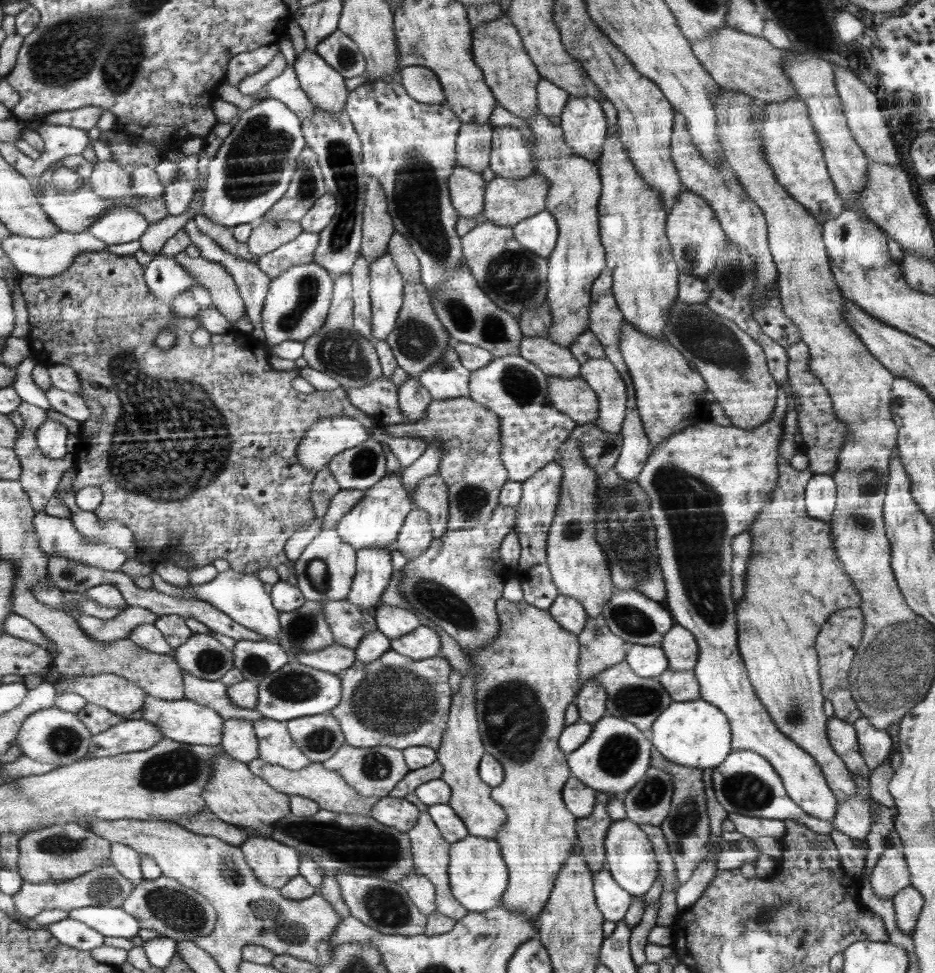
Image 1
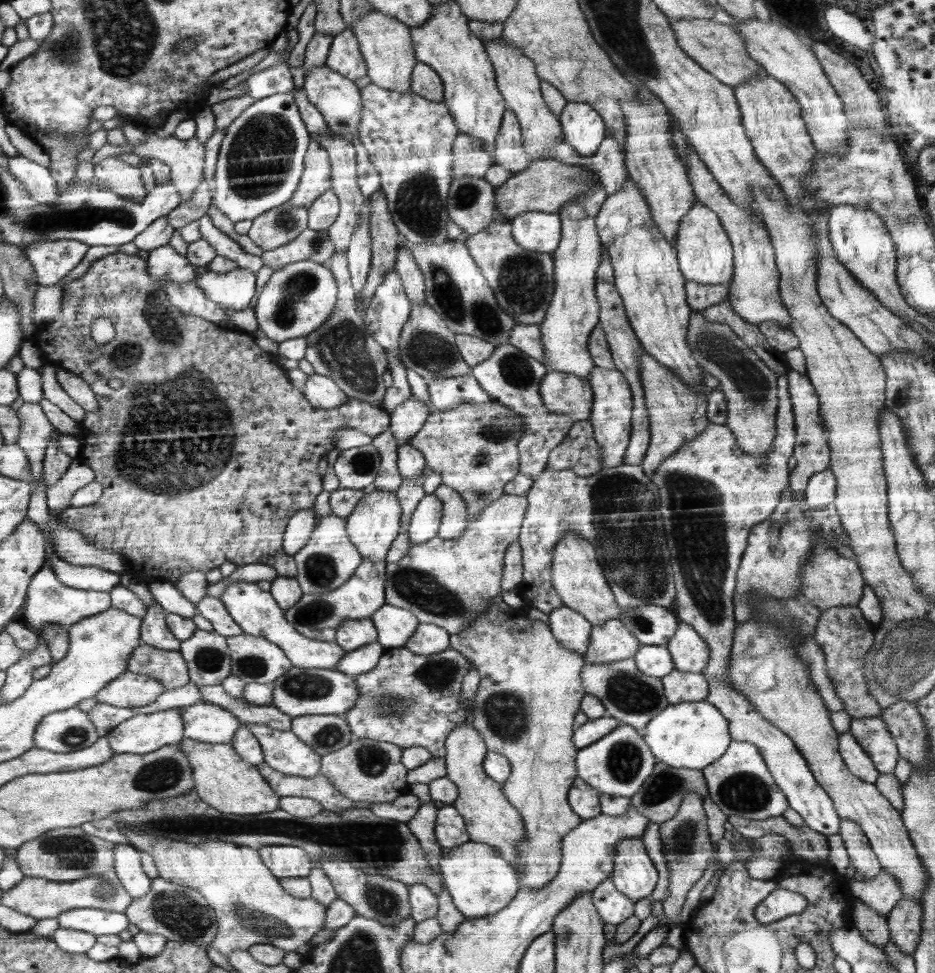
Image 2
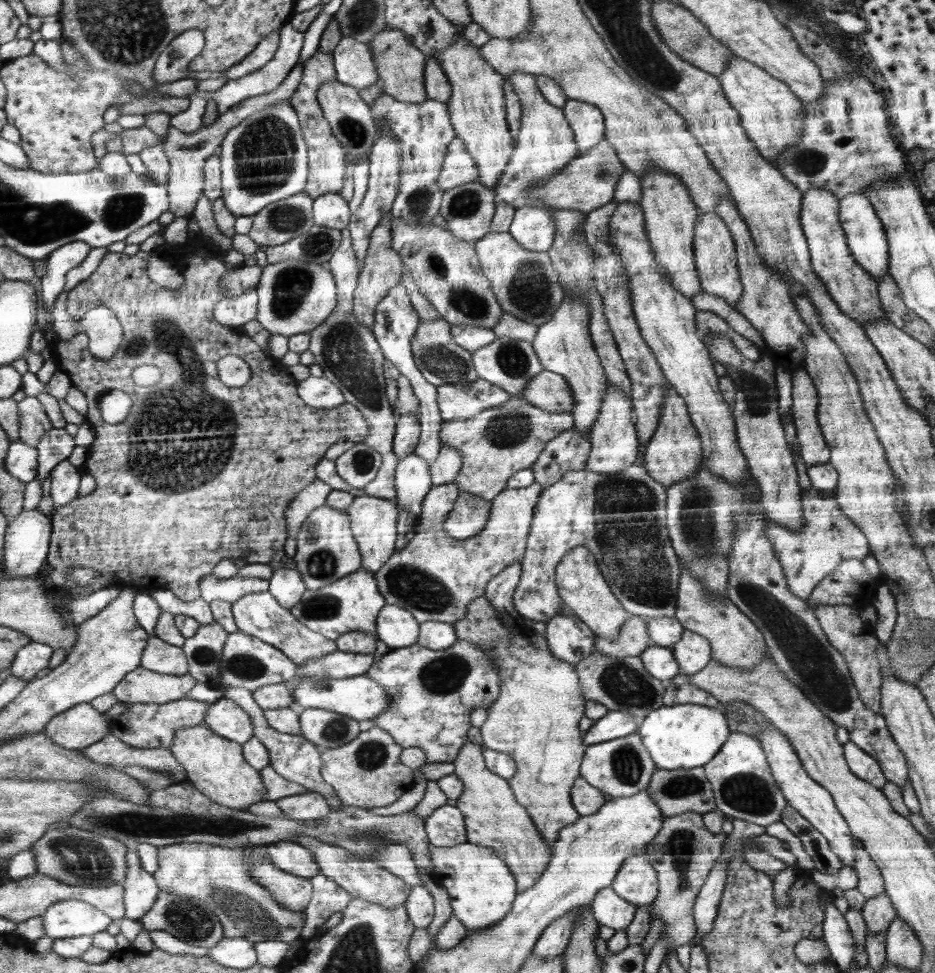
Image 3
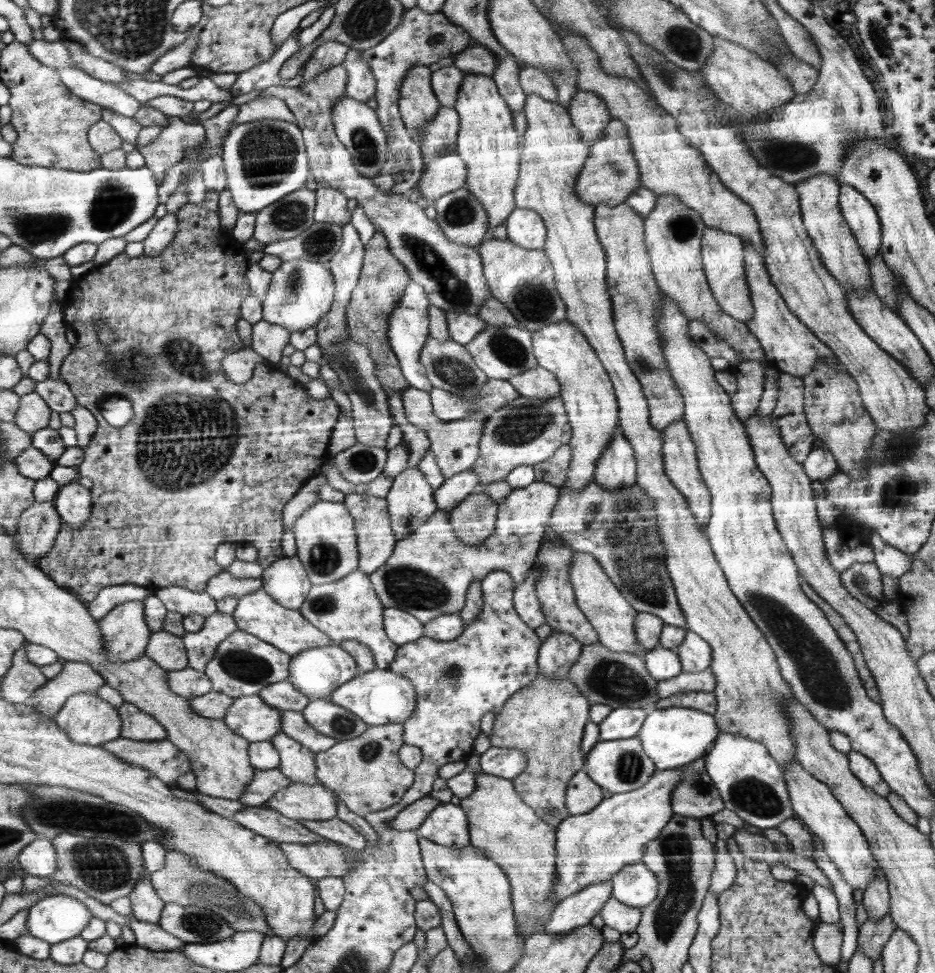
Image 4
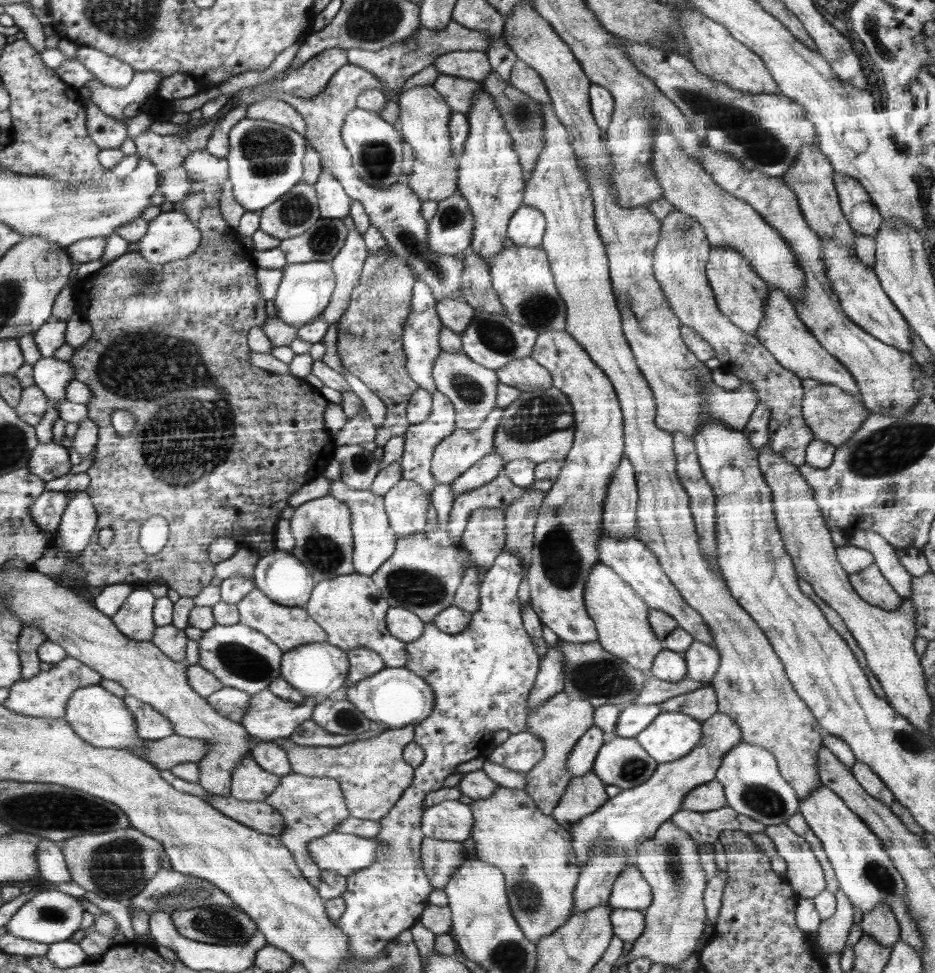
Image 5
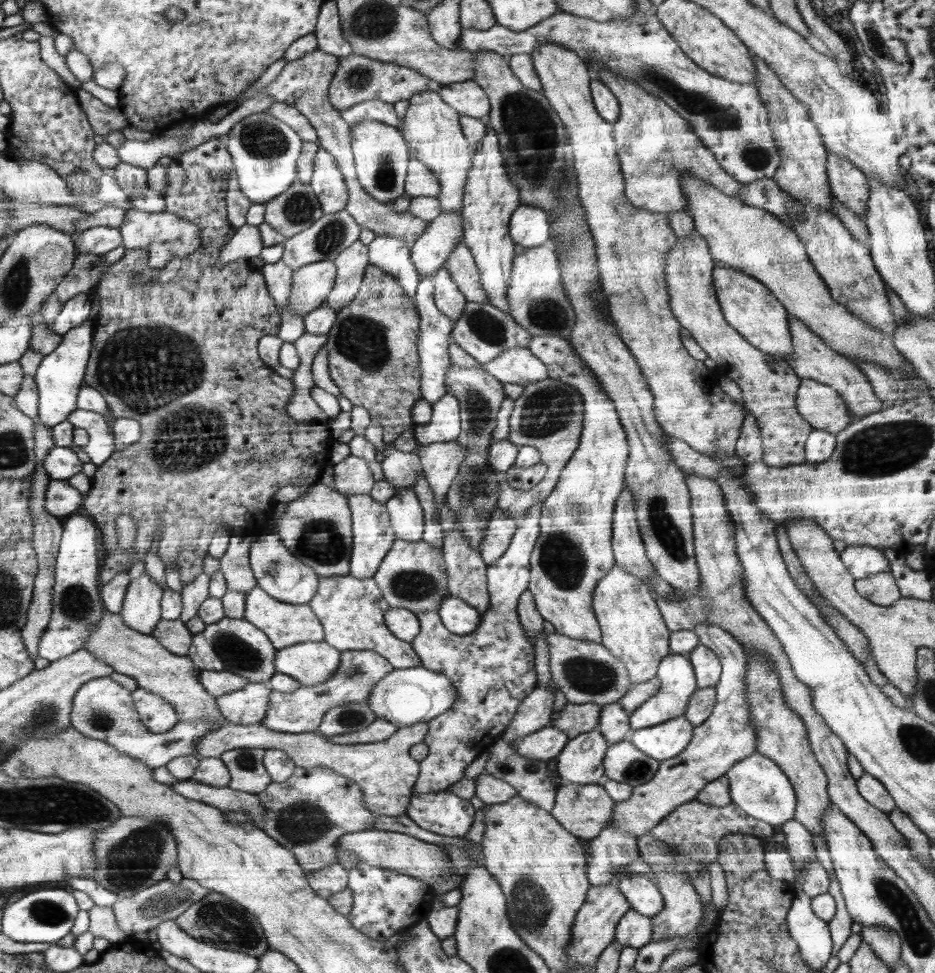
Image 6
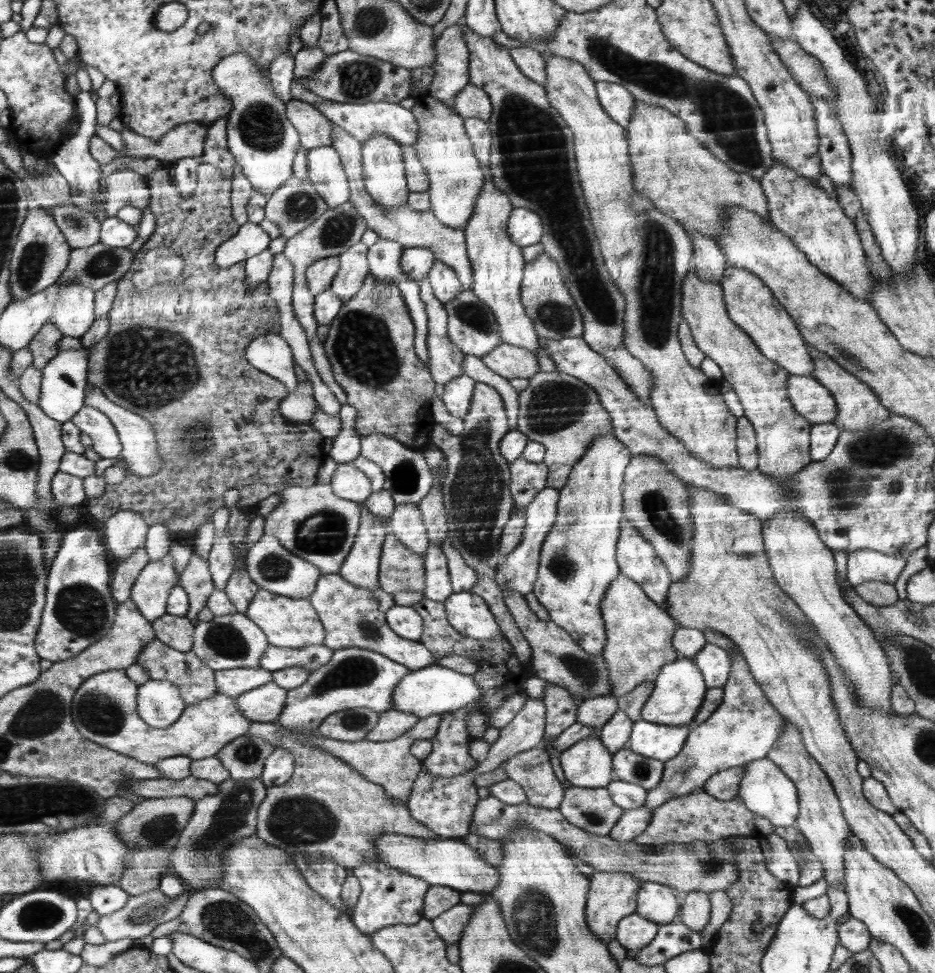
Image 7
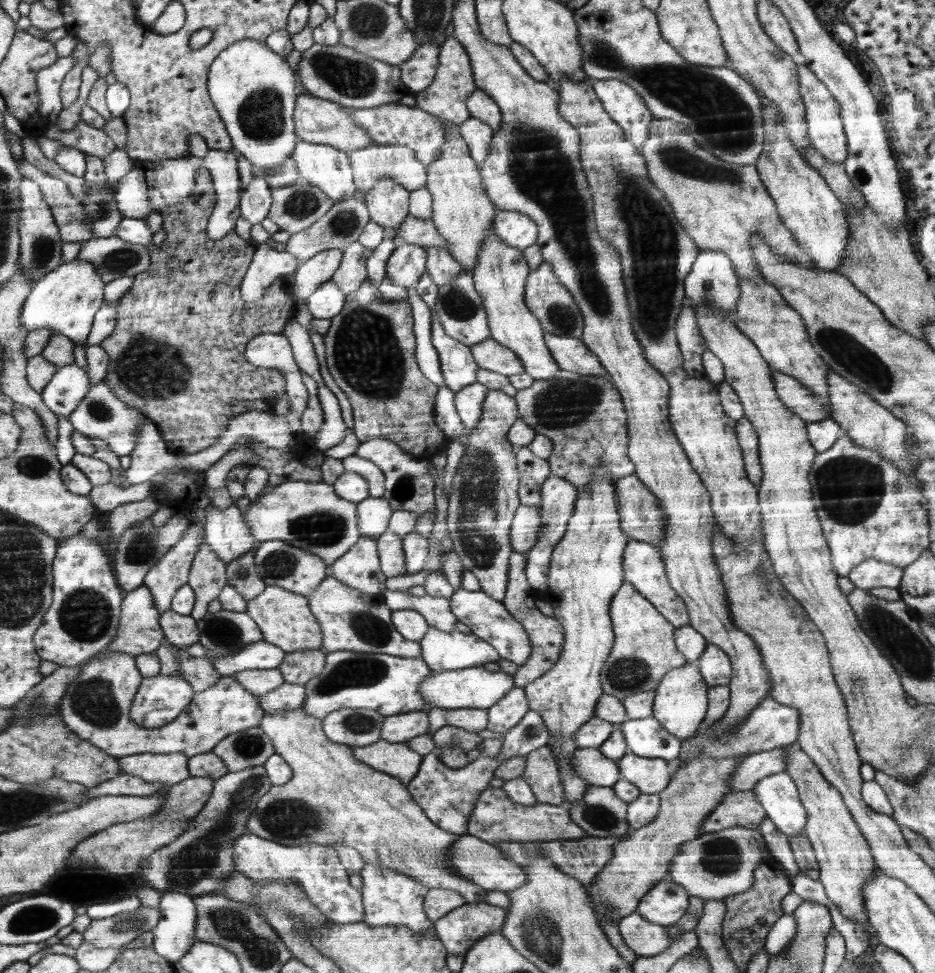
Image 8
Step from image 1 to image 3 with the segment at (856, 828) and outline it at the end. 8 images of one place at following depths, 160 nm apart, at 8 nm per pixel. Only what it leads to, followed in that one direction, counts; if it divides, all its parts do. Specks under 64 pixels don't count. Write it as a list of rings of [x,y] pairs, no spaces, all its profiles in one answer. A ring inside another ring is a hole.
[[[854,837],[854,842],[856,843],[856,862],[853,870],[857,873],[857,889],[867,899],[871,899],[885,890],[884,880],[878,866],[870,858],[867,850],[863,849],[861,840]]]

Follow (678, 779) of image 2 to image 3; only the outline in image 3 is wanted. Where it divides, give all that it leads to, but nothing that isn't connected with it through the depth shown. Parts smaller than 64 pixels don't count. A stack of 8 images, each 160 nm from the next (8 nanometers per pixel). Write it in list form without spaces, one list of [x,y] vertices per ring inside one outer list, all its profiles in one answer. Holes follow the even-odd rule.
[[[702,767],[688,770],[658,768],[646,789],[650,790],[656,804],[659,804],[664,818],[686,812],[703,816],[716,810],[714,793]]]

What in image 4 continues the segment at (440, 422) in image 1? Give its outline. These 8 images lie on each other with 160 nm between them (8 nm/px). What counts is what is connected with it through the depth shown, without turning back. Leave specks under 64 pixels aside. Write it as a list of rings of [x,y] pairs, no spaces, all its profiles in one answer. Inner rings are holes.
[[[520,395],[512,403],[488,415],[478,443],[479,455],[471,468],[479,474],[478,488],[505,480],[516,466],[547,461],[571,440],[571,429],[561,397],[538,399]]]

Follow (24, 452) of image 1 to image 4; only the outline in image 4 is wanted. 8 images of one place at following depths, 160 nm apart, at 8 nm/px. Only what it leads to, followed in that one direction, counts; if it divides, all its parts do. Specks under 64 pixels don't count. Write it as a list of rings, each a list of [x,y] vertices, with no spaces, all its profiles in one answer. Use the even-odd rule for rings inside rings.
[[[36,392],[22,396],[14,422],[28,434],[47,430],[52,410]]]

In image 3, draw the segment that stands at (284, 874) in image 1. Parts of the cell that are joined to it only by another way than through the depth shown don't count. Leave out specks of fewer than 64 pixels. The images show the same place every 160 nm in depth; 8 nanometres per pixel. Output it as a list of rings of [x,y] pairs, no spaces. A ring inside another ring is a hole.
[[[282,841],[267,845],[272,863],[284,872],[302,879],[316,877],[322,868],[316,861],[313,851],[294,841]]]

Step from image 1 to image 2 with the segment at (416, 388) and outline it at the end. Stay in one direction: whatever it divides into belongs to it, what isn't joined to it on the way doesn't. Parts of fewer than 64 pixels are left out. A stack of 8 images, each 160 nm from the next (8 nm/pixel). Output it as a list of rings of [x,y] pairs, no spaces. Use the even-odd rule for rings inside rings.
[[[408,398],[404,404],[390,414],[389,430],[394,431],[399,446],[405,445],[414,436],[428,418],[429,410],[424,402]]]

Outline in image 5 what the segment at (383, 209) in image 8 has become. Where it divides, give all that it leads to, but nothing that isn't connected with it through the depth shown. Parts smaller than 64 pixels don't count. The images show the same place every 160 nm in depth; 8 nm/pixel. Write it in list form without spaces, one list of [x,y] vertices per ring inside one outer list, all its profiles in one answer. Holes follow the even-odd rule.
[[[356,106],[347,114],[342,128],[342,139],[347,149],[351,151],[354,167],[360,178],[370,186],[384,190],[400,183],[400,176],[403,174],[402,143],[404,143],[400,134],[401,131],[396,129],[395,125],[384,121],[377,112]]]

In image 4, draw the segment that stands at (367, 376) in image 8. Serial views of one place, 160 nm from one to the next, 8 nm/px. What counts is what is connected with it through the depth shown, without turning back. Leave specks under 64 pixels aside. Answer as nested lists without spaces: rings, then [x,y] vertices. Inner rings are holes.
[[[380,231],[366,245],[366,259],[363,262],[363,271],[359,283],[351,295],[351,303],[347,307],[347,327],[350,328],[351,339],[355,343],[367,346],[371,357],[375,361],[375,375],[383,385],[383,390],[390,398],[394,392],[401,396],[408,390],[410,383],[404,378],[399,359],[393,353],[388,343],[388,320],[390,313],[394,312],[400,298],[404,296],[406,286],[411,282],[411,274],[404,264],[391,254],[387,237]]]

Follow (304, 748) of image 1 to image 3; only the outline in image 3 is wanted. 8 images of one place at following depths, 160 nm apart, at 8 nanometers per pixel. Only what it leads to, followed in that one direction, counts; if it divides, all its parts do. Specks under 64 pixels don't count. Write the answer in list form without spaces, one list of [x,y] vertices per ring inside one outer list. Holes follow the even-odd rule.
[[[306,708],[299,716],[299,725],[302,737],[320,750],[348,745],[364,728],[355,718],[322,708]]]

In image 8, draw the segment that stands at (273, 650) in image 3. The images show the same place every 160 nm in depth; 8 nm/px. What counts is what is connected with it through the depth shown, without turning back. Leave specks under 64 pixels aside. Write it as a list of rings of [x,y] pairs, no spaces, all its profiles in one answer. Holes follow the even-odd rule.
[[[224,608],[216,613],[208,612],[206,616],[197,621],[197,629],[198,642],[206,648],[207,655],[225,656],[225,654],[231,654],[249,644],[263,640],[263,631],[259,629],[258,623],[251,615]]]

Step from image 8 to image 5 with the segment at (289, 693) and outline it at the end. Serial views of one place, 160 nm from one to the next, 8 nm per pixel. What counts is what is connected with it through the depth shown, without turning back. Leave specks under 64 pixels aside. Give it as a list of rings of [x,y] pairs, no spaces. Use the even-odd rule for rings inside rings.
[[[222,687],[213,692],[208,701],[220,715],[225,715],[228,719],[233,719],[240,723],[250,706],[252,694],[236,688]]]

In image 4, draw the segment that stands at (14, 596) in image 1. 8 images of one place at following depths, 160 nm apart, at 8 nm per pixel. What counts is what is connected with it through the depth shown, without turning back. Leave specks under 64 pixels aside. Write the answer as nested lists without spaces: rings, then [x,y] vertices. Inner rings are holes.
[[[152,632],[146,655],[150,655],[164,670],[178,671],[188,667],[183,639],[168,632]]]

